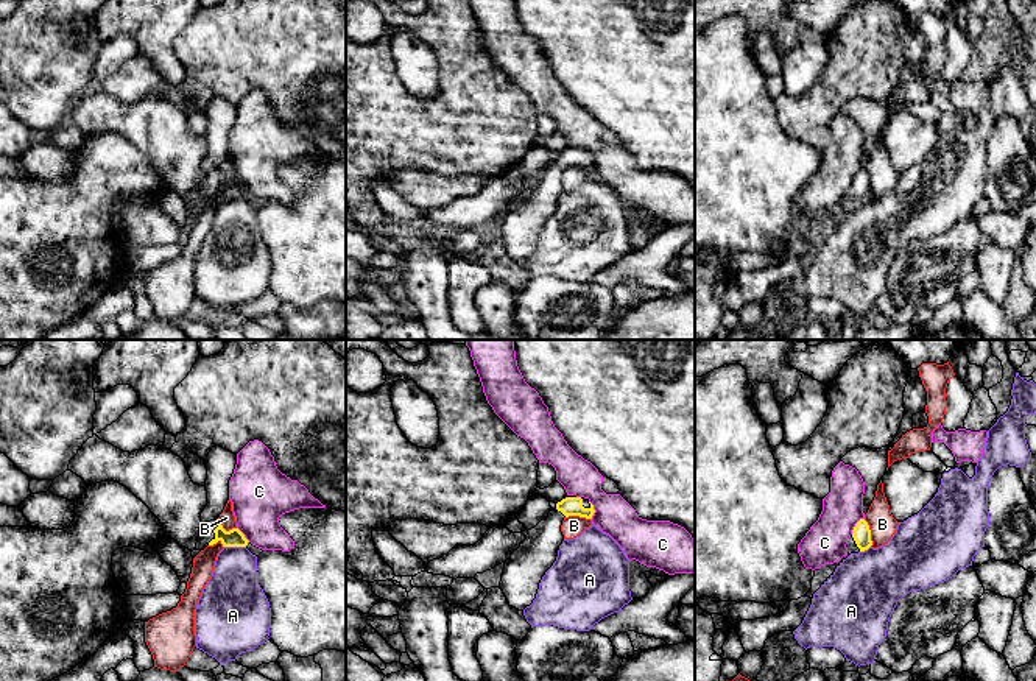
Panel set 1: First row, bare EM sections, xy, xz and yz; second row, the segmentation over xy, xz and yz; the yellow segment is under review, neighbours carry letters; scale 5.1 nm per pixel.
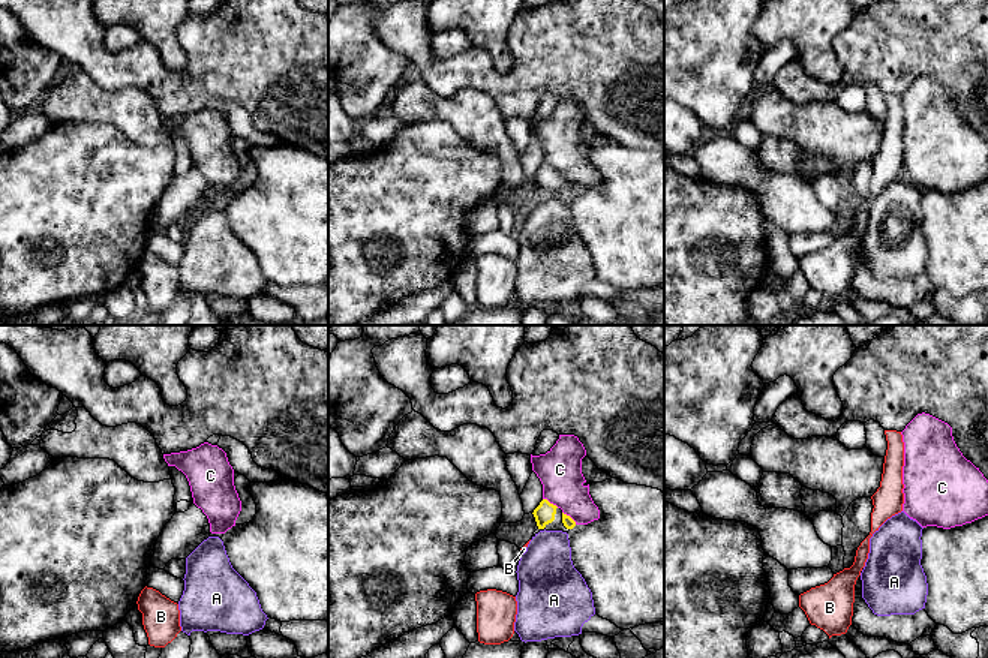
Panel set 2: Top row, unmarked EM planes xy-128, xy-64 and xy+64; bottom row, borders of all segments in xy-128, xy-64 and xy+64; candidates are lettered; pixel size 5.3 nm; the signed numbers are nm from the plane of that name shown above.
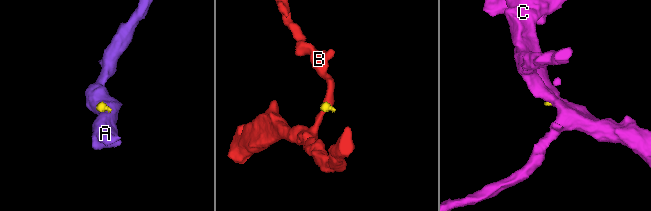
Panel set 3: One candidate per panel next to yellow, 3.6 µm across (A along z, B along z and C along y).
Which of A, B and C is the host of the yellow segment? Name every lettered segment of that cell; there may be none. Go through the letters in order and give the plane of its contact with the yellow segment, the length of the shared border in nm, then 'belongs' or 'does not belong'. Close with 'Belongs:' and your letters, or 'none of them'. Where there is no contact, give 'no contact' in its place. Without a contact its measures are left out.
A: xy | 110 nm | does not belong
B: yz | 150 nm | does not belong
C: yz | 110 nm | does not belong
Belongs: none of them

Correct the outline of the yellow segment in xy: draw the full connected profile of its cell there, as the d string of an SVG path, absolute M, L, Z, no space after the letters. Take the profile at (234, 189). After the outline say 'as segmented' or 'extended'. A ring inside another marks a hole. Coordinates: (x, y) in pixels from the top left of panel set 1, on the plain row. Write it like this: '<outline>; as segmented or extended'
M217 170L201 175L195 201L204 201L207 196L213 196L218 192L223 195L223 198L246 198L249 193L238 179L226 182L221 173Z; extended

